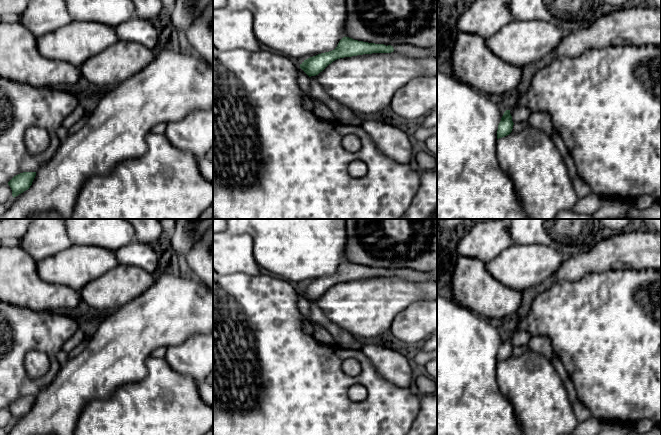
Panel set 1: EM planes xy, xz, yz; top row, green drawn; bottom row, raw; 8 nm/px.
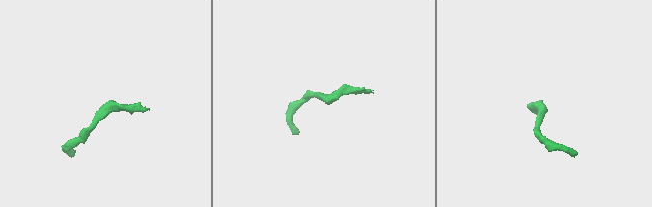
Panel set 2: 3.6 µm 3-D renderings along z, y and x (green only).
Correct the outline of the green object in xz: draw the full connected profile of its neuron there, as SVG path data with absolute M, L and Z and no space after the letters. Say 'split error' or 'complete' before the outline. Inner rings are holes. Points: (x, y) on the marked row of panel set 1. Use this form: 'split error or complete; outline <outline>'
split error; outline M343 37L337 47L329 52L321 53L316 56L304 60L300 64L300 68L309 76L316 76L322 72L333 61L363 54L372 53L391 53L418 57L422 55L437 56L437 45L429 48L420 48L407 43L397 45L375 44L354 40L349 37Z

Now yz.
complete; outline M506 110L498 125L497 139L509 135L512 132L513 125L514 125L514 123L512 121L512 116L510 114L510 110Z

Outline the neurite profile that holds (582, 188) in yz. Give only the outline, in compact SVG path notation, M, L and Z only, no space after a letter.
M576 175L573 180L573 187L576 190L579 199L588 196L592 192L587 182L578 175Z

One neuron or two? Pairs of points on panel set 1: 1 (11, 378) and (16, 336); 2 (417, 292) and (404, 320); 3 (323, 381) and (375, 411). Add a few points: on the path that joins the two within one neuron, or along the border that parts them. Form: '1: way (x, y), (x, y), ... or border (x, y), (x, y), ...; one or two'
1: way (11, 368), (11, 346); one
2: border (426, 299), (412, 302), (393, 317); two
3: way (336, 394), (354, 412), (362, 412); one

